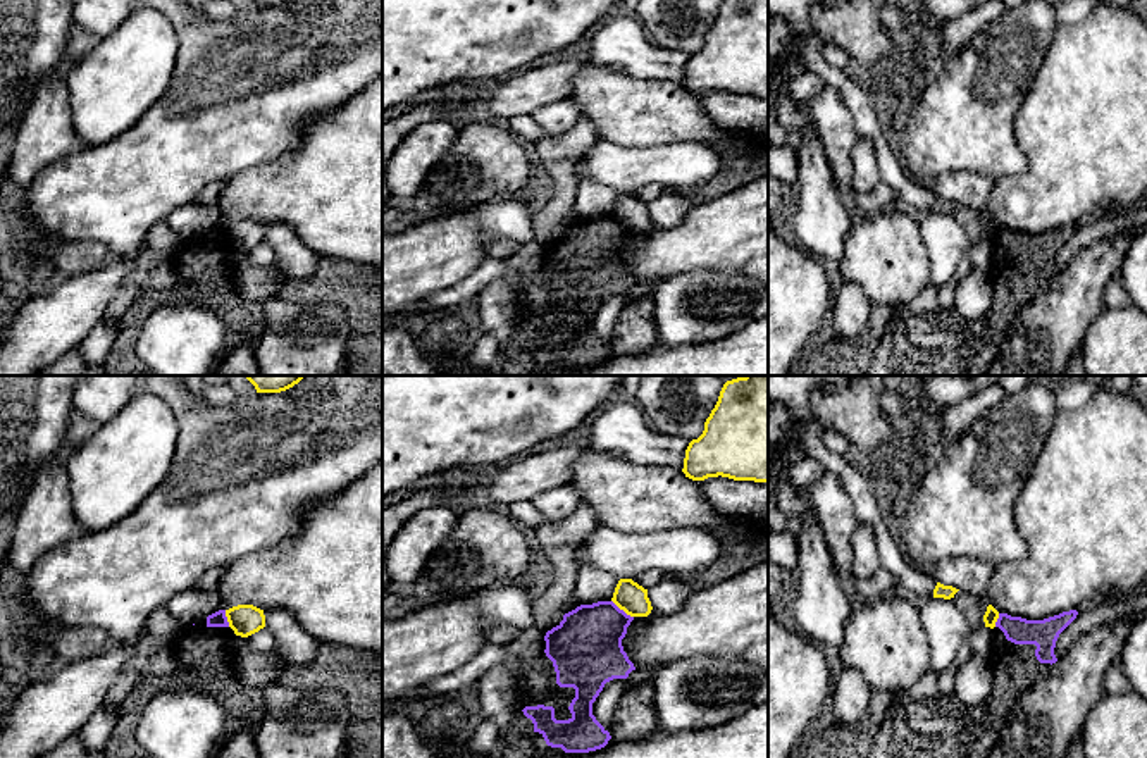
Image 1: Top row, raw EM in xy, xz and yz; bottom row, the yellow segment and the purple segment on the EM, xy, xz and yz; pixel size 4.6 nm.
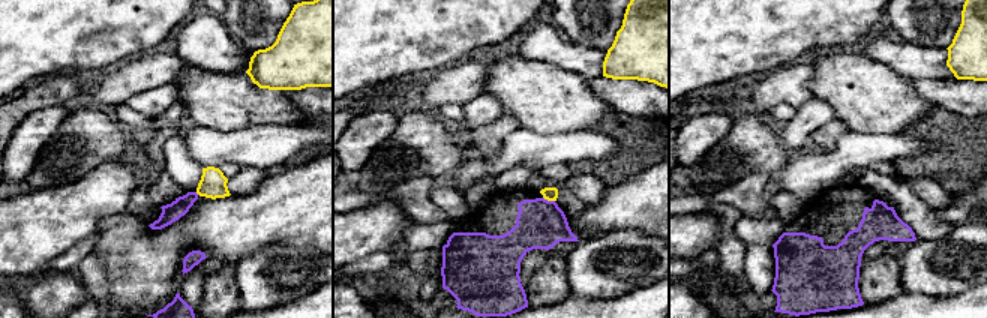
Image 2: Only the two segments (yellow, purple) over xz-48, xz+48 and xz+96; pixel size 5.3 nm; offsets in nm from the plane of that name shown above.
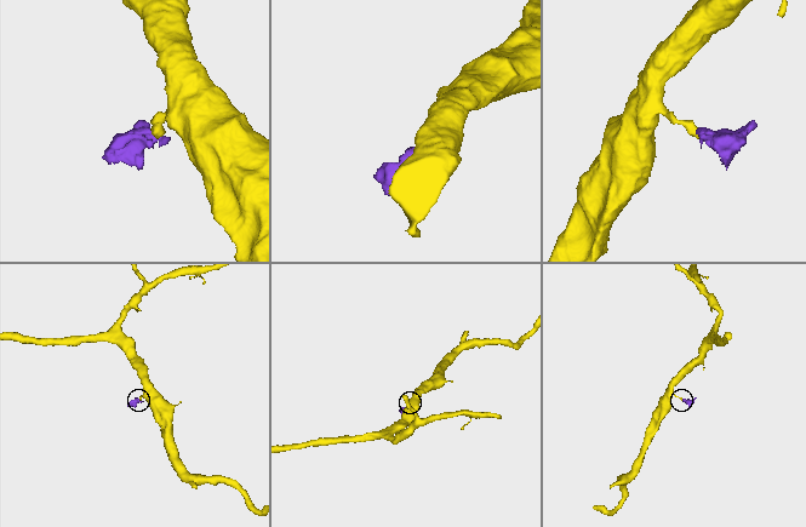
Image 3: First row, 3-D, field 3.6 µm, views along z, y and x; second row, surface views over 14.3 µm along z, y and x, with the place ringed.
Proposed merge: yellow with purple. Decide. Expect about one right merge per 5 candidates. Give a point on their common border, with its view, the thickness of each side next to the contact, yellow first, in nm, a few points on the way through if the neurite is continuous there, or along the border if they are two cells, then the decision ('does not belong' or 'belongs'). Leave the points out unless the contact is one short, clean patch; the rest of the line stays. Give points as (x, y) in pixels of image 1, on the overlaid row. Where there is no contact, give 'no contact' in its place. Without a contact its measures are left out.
meets yellow in xz at (622, 608); 140 nm thick on the yellow side, 340 nm on the other; border along xz (612, 600), (632, 617); does not belong

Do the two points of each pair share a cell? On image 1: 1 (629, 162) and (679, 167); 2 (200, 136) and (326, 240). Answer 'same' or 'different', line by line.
1: same
2: different

